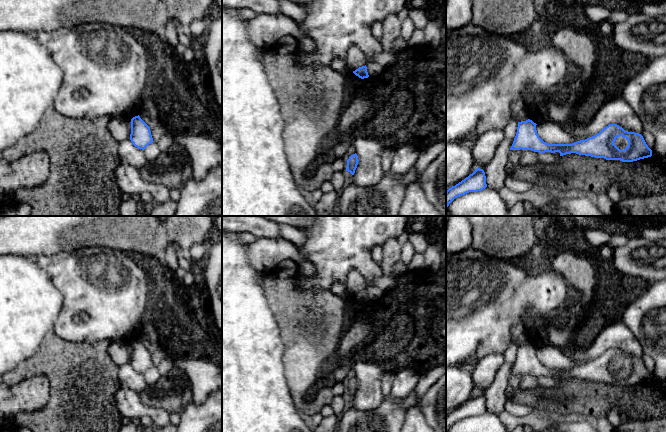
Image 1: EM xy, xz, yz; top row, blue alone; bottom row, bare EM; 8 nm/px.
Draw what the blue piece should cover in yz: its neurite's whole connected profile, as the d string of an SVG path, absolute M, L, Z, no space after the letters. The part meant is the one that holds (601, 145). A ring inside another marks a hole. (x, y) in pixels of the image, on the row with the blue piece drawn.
M530 119L518 122L517 133L510 150L532 150L539 153L559 152L560 156L576 153L622 162L633 162L652 156L652 150L641 134L625 131L617 124L609 124L596 135L572 144L548 144L544 142L537 134L536 125ZM620 136L628 141L624 150L620 150L614 144Z

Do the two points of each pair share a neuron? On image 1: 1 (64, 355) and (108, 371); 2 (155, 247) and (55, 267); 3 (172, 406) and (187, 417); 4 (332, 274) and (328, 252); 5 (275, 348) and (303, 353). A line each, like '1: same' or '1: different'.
1: same
2: different
3: different
4: same
5: different

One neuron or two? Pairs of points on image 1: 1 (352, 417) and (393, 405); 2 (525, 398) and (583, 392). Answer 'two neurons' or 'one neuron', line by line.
1: one neuron
2: one neuron

